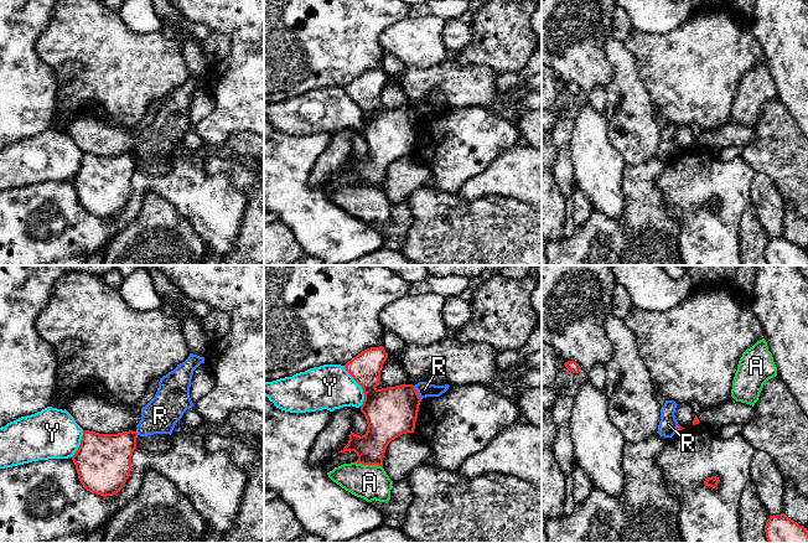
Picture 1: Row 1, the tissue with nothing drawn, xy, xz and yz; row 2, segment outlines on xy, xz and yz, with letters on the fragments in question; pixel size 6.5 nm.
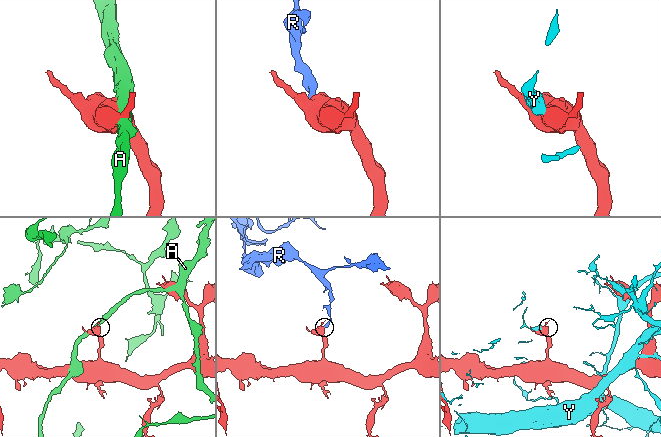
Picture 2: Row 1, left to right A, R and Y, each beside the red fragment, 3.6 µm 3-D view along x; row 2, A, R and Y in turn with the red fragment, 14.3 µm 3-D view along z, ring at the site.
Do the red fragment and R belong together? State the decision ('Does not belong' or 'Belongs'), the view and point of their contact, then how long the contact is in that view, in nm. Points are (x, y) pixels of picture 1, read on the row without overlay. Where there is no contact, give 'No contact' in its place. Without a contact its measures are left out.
Does not belong. Touches red at xz (417, 114). Shared border 100 nm

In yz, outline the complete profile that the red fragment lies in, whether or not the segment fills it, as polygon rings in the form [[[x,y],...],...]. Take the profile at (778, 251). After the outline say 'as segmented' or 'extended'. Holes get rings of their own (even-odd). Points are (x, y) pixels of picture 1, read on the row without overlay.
[[[784,236],[770,238],[765,248],[768,265],[808,265],[808,253]]]; as segmented

